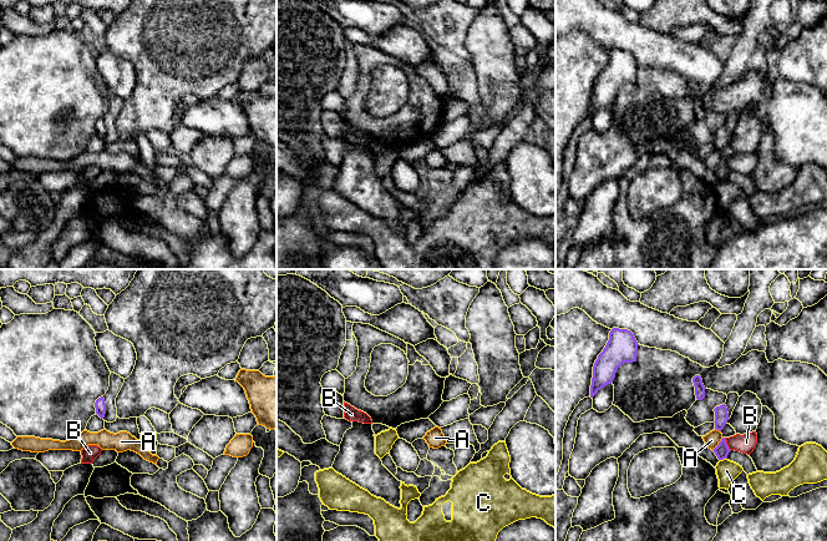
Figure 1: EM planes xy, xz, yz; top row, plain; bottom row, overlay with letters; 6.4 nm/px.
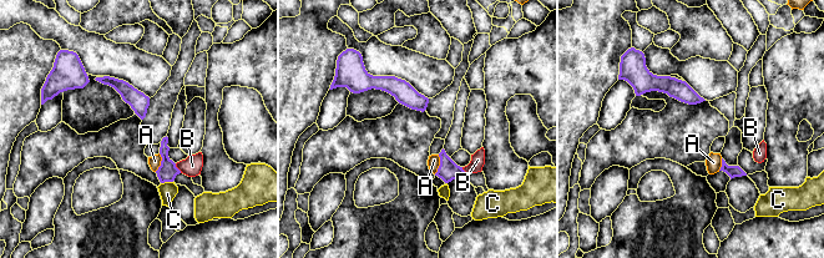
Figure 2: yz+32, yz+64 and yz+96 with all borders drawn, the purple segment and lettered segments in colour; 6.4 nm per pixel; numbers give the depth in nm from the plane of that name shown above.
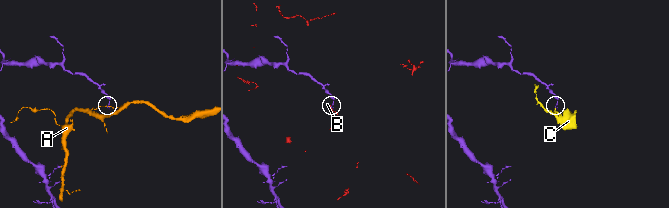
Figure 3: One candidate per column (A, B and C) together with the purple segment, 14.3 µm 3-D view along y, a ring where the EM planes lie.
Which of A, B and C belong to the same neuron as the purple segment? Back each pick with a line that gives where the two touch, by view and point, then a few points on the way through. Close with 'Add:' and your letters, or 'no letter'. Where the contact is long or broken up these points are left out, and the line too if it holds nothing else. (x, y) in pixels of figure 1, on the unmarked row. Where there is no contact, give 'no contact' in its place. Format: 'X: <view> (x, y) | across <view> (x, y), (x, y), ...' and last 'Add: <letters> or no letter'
Add: no letter

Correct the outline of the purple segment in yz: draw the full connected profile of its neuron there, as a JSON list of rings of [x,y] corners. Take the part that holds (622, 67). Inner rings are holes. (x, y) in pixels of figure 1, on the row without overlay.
[[[619,49],[610,51],[609,61],[593,87],[590,118],[602,108],[613,103],[615,93],[621,85],[636,82],[638,66],[630,51]]]

